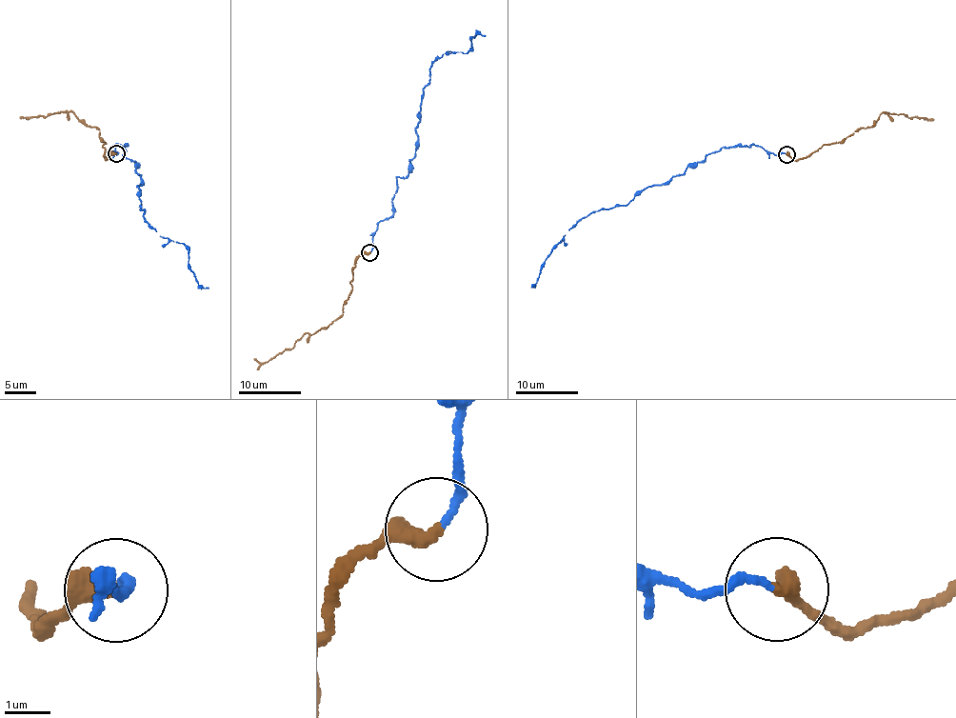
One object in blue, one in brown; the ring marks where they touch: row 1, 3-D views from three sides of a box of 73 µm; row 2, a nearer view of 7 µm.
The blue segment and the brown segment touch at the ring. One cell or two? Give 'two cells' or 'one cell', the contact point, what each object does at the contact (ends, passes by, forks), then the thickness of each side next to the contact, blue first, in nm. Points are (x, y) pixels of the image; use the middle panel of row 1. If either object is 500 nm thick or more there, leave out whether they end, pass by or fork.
one cell | (369, 252) | blue ends | brown ends | 160/400 nm

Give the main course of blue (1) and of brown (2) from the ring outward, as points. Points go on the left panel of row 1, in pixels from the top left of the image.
1: (117, 153), (114, 146), (127, 146), (123, 154), (134, 160), (148, 223), (183, 244), (193, 276), (209, 288)
2: (115, 153), (111, 153), (107, 159), (102, 147), (105, 144), (97, 129), (81, 123), (72, 111), (20, 119)

